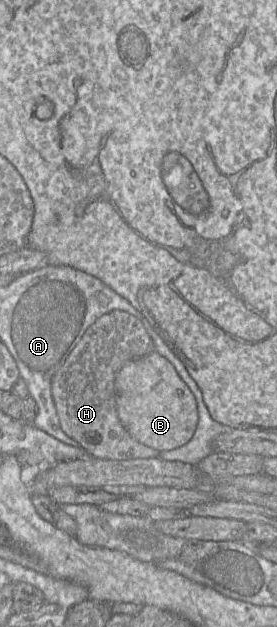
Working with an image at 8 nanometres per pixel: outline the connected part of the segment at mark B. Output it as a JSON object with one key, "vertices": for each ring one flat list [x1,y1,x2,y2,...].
{"vertices":[[158,352,124,364,116,375,115,389,119,420,140,443,162,452,192,439,199,421,195,396,172,363]]}

